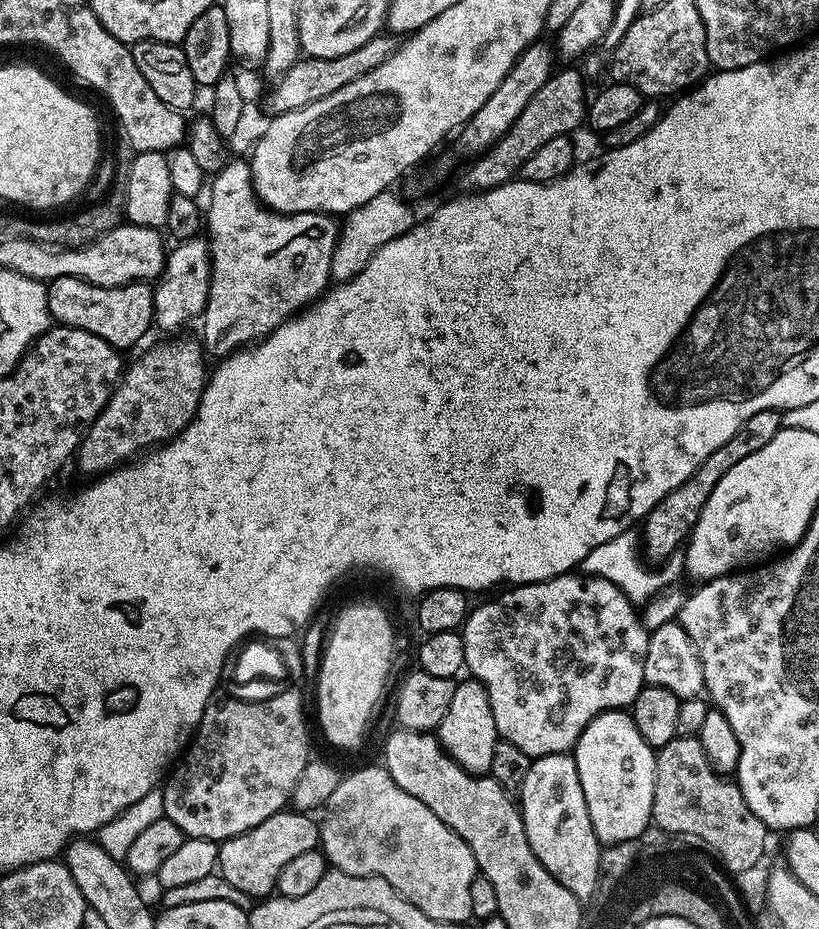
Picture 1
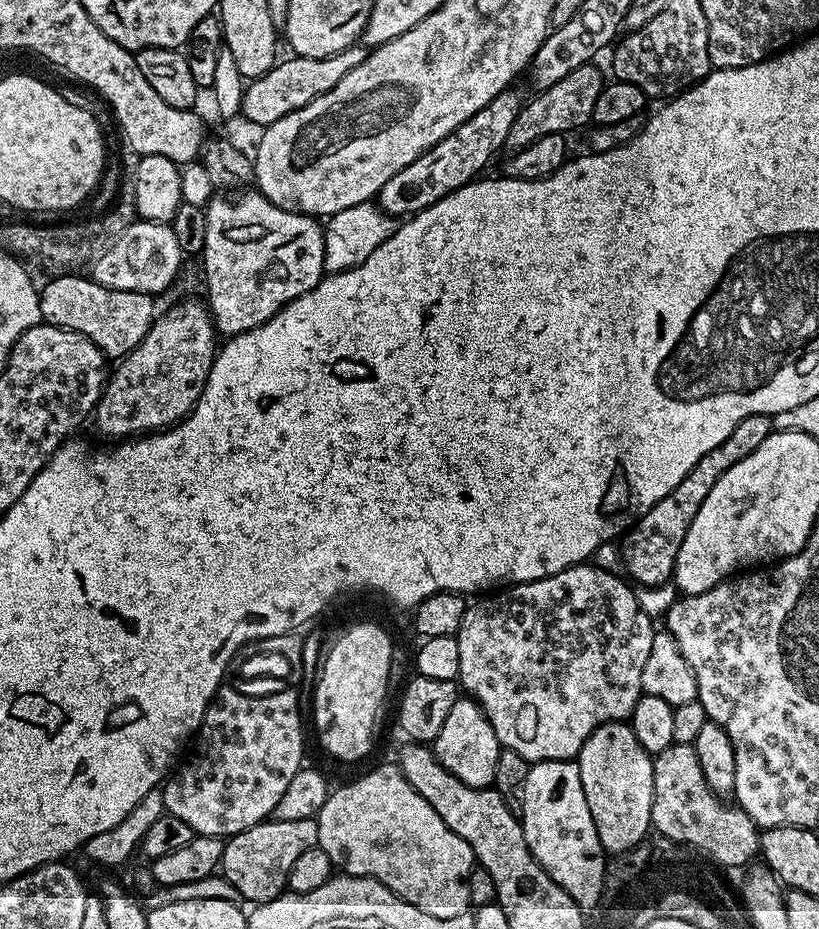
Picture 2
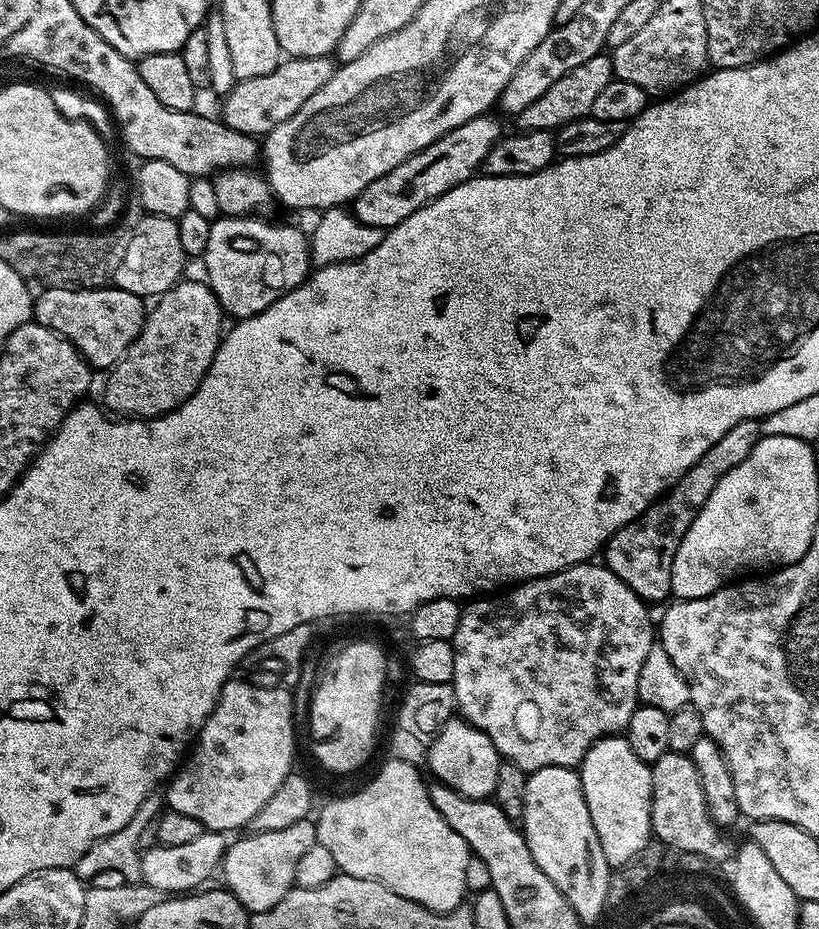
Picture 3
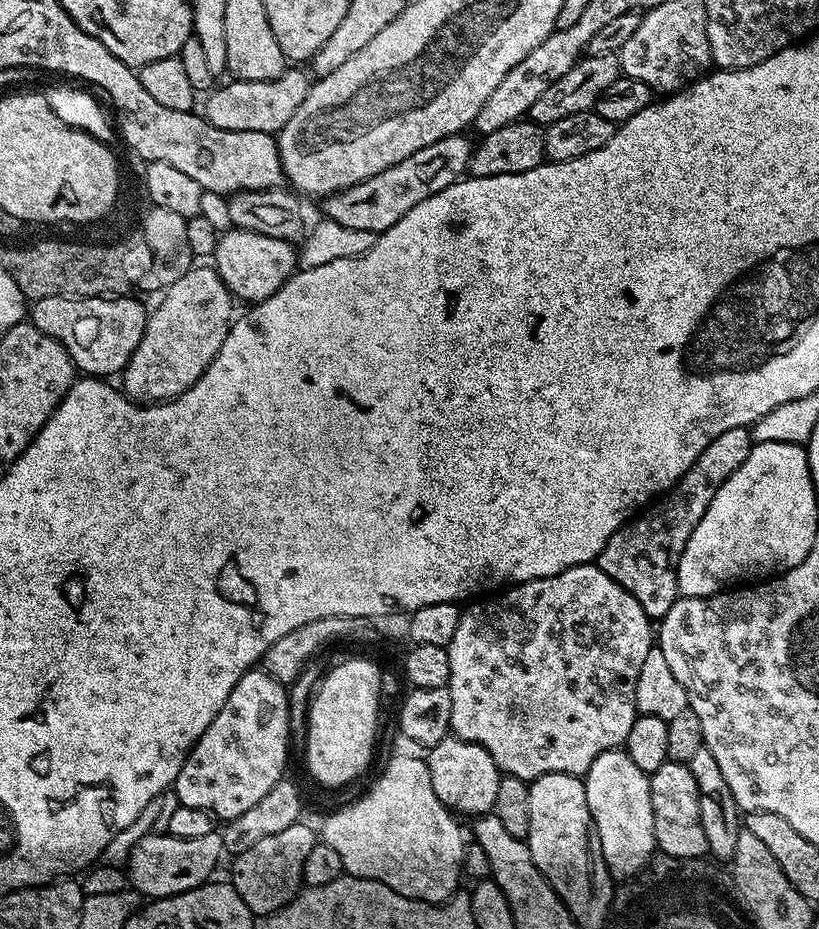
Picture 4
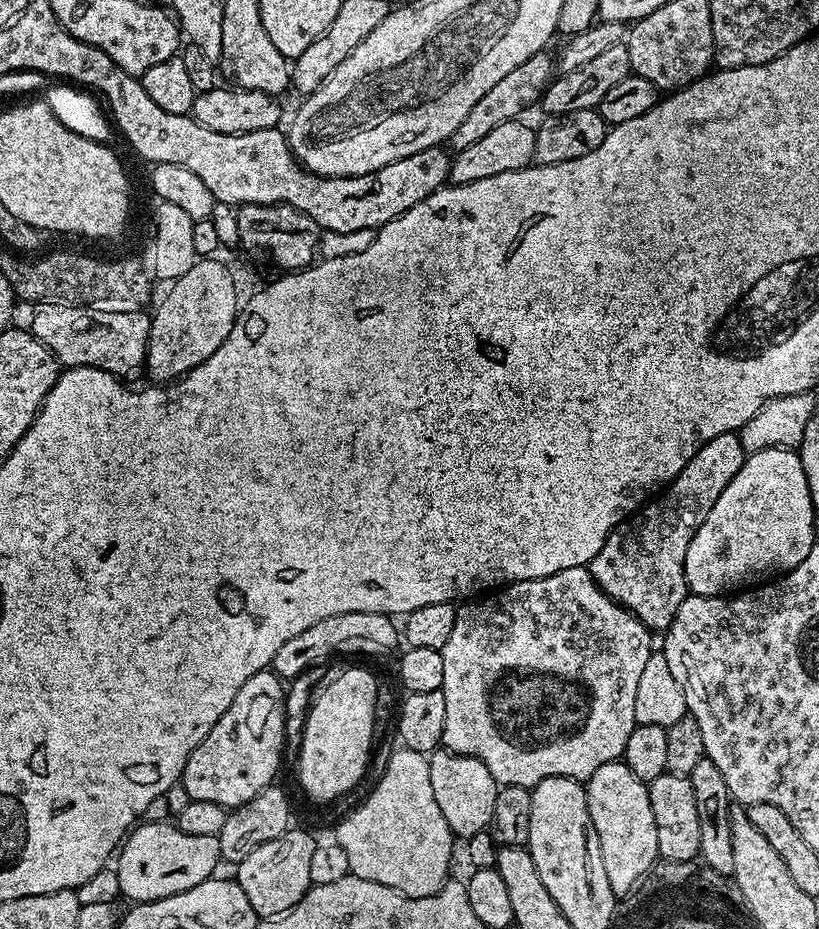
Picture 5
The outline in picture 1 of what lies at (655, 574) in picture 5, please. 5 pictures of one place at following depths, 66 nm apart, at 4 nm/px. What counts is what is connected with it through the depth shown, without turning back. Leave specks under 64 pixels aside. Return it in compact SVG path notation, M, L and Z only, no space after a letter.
M777 409L758 410L758 414L742 422L738 434L734 434L730 442L718 446L718 450L714 450L714 454L710 454L710 458L702 462L700 469L689 480L682 482L682 486L678 486L670 494L666 494L666 498L662 498L662 502L658 502L658 506L654 506L654 510L650 510L650 514L642 521L643 559L648 562L663 562L677 555L692 535L692 528L702 514L702 506L706 506L706 498L714 494L714 486L718 486L718 482L722 482L722 478L726 478L726 474L730 474L730 470L734 470L734 466L738 466L742 458L750 458L750 454L762 450L762 446L766 446L766 442L770 442L770 438L774 438L774 434L778 434L781 427L782 416Z

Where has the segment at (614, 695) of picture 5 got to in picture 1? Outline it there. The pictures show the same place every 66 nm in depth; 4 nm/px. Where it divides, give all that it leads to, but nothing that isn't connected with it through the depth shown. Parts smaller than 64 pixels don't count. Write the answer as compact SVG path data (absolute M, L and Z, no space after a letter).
M569 574L555 576L537 584L518 584L511 590L501 592L504 593L497 600L488 600L485 604L478 605L477 608L475 605L464 620L462 635L466 650L464 666L467 675L473 680L482 682L482 686L490 698L490 710L494 710L494 726L498 730L500 739L518 746L518 750L522 750L527 756L533 758L559 752L571 753L576 747L582 730L586 730L586 726L590 726L590 722L594 718L598 718L598 714L631 709L634 698L638 698L638 694L646 687L644 659L648 649L649 629L645 628L637 605L633 604L630 598L626 598L626 594L622 594L622 590L618 590L618 586L614 586L614 582L610 582L606 578L587 574Z

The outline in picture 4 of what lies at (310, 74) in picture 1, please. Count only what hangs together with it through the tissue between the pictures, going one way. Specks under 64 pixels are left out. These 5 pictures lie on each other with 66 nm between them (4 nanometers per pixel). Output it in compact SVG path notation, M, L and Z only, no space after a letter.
M300 66L289 67L281 76L266 82L250 82L249 80L229 79L228 84L213 87L207 93L202 109L205 120L209 120L218 130L258 130L279 134L294 118L294 110L306 102L306 94L312 89L313 81L309 73Z

